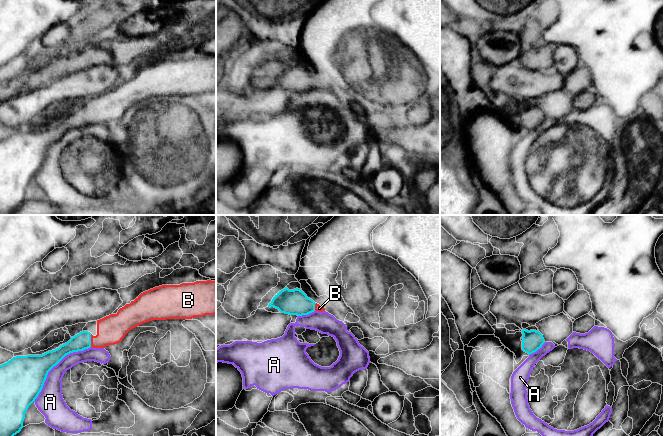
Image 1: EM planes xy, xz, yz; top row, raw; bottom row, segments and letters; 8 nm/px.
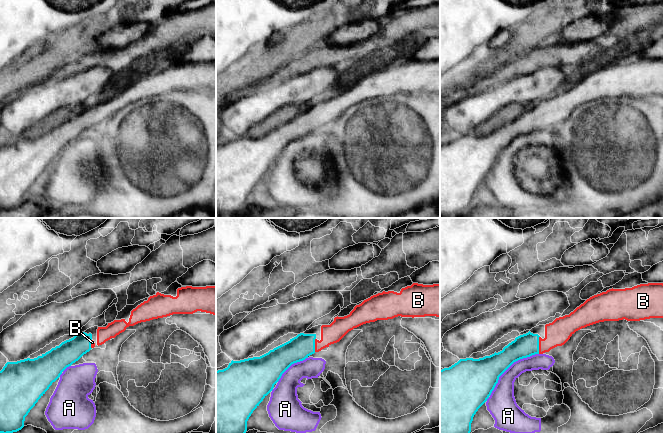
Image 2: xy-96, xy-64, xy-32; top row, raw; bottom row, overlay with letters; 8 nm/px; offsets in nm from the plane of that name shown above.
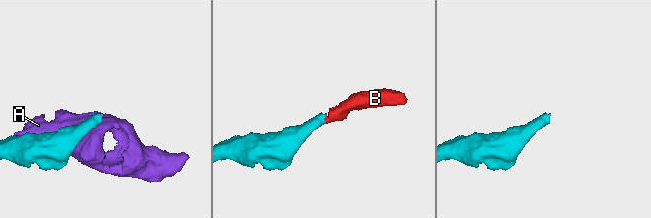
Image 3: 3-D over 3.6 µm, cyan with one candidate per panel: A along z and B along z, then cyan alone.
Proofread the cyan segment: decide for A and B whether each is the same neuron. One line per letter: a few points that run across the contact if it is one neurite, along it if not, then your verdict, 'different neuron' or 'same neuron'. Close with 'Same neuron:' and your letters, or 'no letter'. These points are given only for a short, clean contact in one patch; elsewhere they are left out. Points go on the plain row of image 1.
A: different neuron
B: same neuron
Same neuron: B

